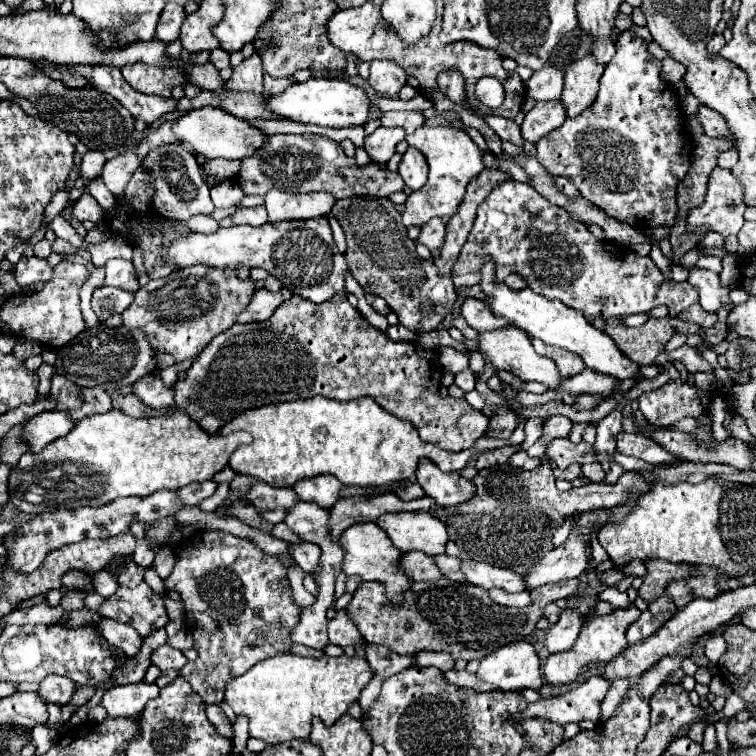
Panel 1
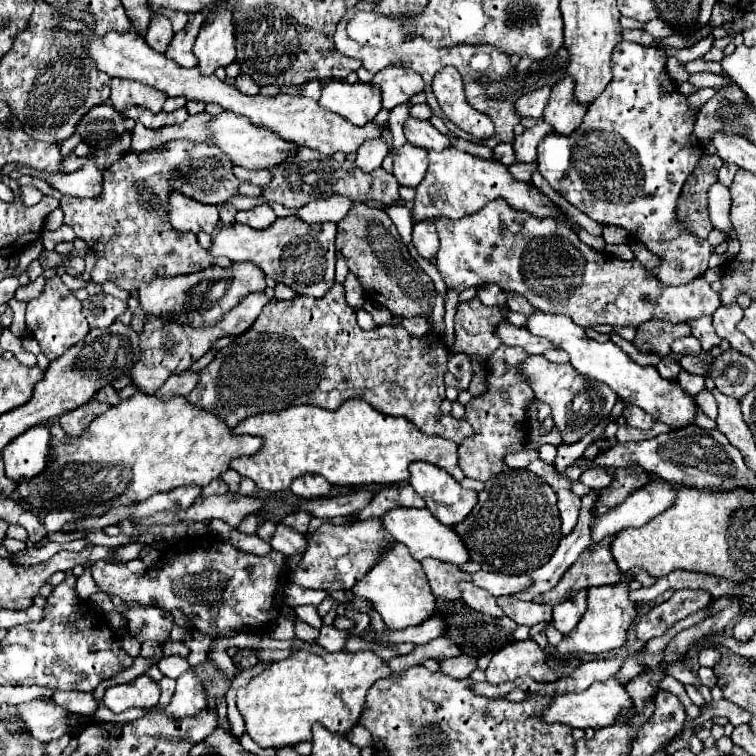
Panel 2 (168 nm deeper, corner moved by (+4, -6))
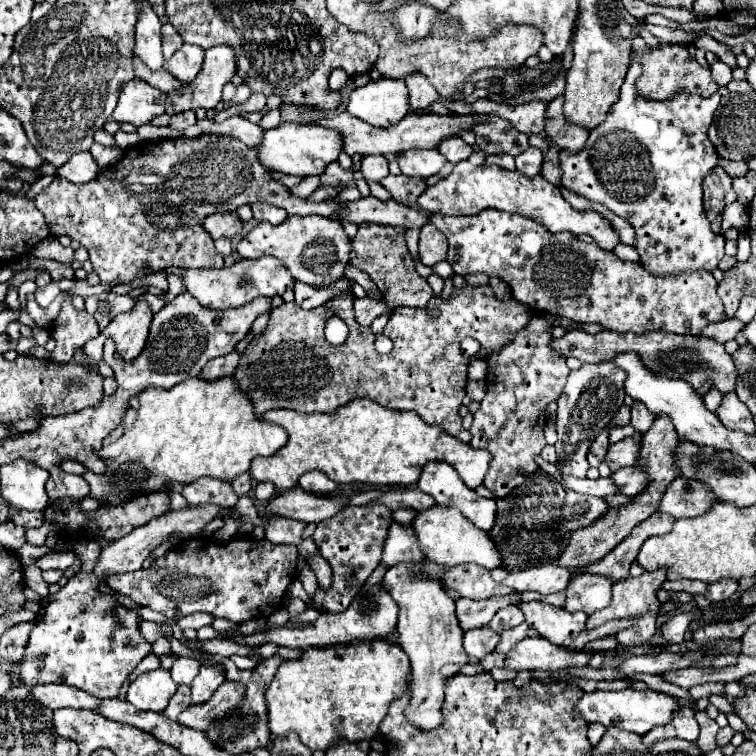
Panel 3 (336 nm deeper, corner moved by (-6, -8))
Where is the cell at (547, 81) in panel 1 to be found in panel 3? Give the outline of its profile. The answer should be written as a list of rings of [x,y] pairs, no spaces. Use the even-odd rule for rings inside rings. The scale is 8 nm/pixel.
[[[440,98],[440,102],[452,112],[452,114],[468,114],[468,112],[480,112],[480,114],[494,114],[500,118],[506,118],[514,124],[524,134],[542,134],[544,132],[544,108],[548,102],[544,100],[532,100],[526,104],[510,106],[510,104],[500,104],[492,102],[490,98],[476,100],[472,104],[462,104],[462,102],[452,102],[446,98]]]

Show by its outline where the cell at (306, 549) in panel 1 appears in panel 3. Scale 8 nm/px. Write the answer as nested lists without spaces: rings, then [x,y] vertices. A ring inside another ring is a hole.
[[[272,518],[266,526],[266,540],[272,544],[294,544],[294,546],[298,546],[302,542],[304,528],[306,528],[306,524],[300,524],[300,520]]]

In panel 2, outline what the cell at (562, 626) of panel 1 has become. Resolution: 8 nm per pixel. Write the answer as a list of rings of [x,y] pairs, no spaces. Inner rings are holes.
[[[578,590],[574,592],[566,602],[556,604],[554,606],[554,626],[562,632],[568,634],[574,630],[574,626],[580,622],[582,614],[586,612],[588,604],[586,604],[586,590]]]

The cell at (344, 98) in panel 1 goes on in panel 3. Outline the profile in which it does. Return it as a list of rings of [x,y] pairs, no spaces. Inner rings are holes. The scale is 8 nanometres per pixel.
[[[392,78],[370,80],[366,86],[350,92],[346,110],[372,126],[388,128],[402,120],[410,110],[406,84]]]

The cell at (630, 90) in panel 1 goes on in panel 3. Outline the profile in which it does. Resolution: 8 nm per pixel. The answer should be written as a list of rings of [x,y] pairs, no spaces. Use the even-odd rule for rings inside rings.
[[[634,46],[630,68],[620,88],[620,98],[612,104],[604,124],[590,130],[586,148],[580,152],[560,152],[562,186],[592,202],[606,204],[614,214],[628,220],[636,230],[634,248],[638,248],[642,266],[656,276],[676,276],[680,272],[706,270],[712,272],[724,258],[724,238],[710,230],[710,222],[702,208],[702,178],[718,164],[718,154],[708,140],[708,126],[720,104],[720,94],[710,98],[674,92],[668,100],[648,100],[636,92],[636,80],[642,74],[640,58],[648,54],[648,46]]]

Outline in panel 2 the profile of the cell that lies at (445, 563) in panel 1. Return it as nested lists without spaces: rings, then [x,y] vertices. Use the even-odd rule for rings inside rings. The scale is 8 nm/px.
[[[462,582],[462,600],[474,608],[476,612],[482,612],[482,614],[488,614],[492,618],[502,618],[504,612],[500,610],[500,606],[496,604],[496,598],[492,594],[486,594],[486,590],[474,586],[474,584],[466,584]]]

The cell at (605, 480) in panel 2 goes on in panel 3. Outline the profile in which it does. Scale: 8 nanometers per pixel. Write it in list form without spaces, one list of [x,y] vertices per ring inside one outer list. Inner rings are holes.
[[[638,466],[620,468],[620,472],[610,474],[610,480],[620,488],[622,494],[628,494],[628,496],[642,492],[644,486],[648,484],[648,476],[644,472],[640,472]]]

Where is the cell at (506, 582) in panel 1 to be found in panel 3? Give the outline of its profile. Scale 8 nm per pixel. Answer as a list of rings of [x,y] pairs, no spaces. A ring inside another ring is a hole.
[[[548,564],[540,568],[528,568],[520,572],[510,572],[508,578],[502,582],[504,586],[510,586],[516,592],[538,592],[538,594],[554,594],[560,590],[566,590],[570,582],[570,570]]]

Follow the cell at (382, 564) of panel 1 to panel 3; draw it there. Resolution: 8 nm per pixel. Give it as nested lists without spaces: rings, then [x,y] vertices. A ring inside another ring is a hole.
[[[404,562],[388,568],[382,578],[382,588],[390,592],[400,608],[396,632],[400,646],[412,664],[412,698],[406,708],[406,716],[414,726],[432,730],[442,724],[440,708],[444,700],[444,680],[460,672],[460,666],[468,662],[468,654],[462,648],[464,632],[456,620],[454,600],[436,578],[422,574],[420,568],[420,562]]]

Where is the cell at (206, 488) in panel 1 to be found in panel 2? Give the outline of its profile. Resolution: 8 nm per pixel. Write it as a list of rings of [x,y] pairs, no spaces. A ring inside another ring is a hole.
[[[216,478],[214,482],[210,482],[208,486],[202,488],[202,496],[210,496],[210,494],[226,494],[228,492],[228,484],[220,478]]]

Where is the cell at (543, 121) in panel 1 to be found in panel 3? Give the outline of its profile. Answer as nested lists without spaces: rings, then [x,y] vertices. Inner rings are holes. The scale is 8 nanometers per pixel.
[[[530,146],[526,152],[522,152],[520,156],[516,156],[516,170],[522,172],[524,176],[536,176],[540,174],[540,166],[542,166],[542,148]]]

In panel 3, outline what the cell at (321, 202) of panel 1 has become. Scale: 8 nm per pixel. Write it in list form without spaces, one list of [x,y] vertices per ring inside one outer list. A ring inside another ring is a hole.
[[[374,196],[344,202],[340,208],[340,214],[334,218],[348,220],[354,224],[376,222],[376,224],[392,224],[392,226],[404,226],[404,228],[422,228],[428,222],[428,216],[418,208],[402,206],[394,200],[382,202]]]

